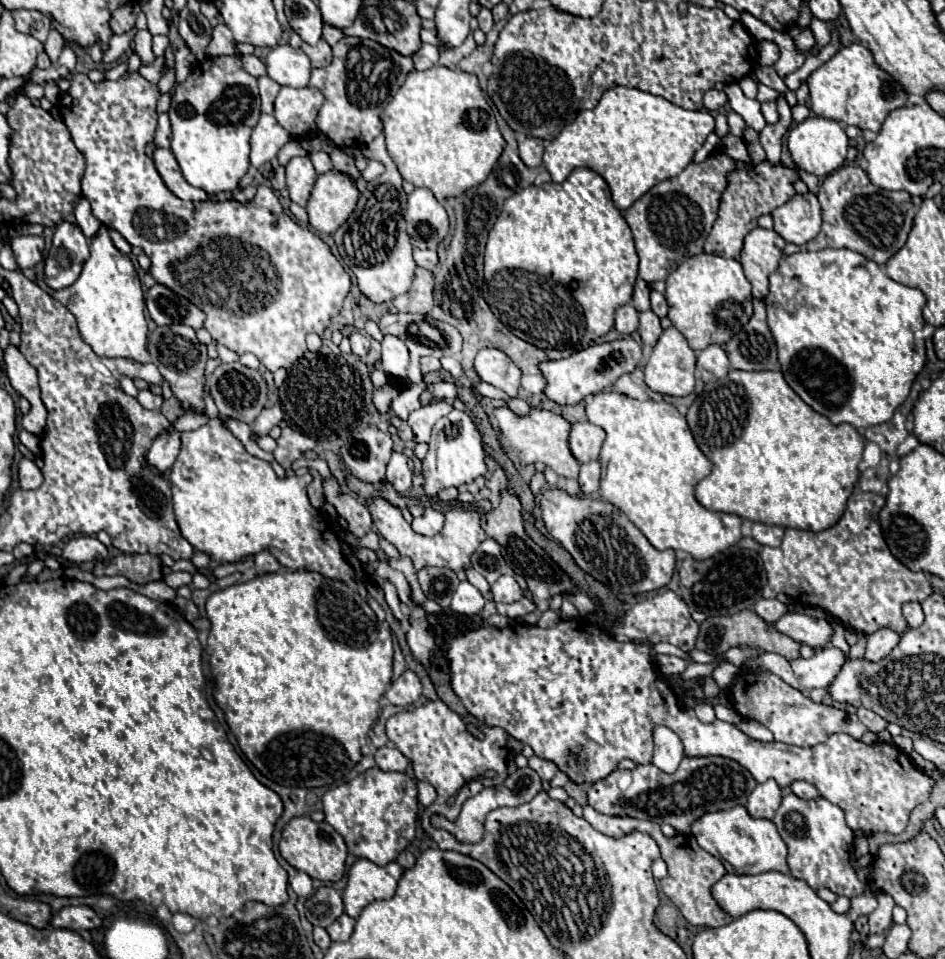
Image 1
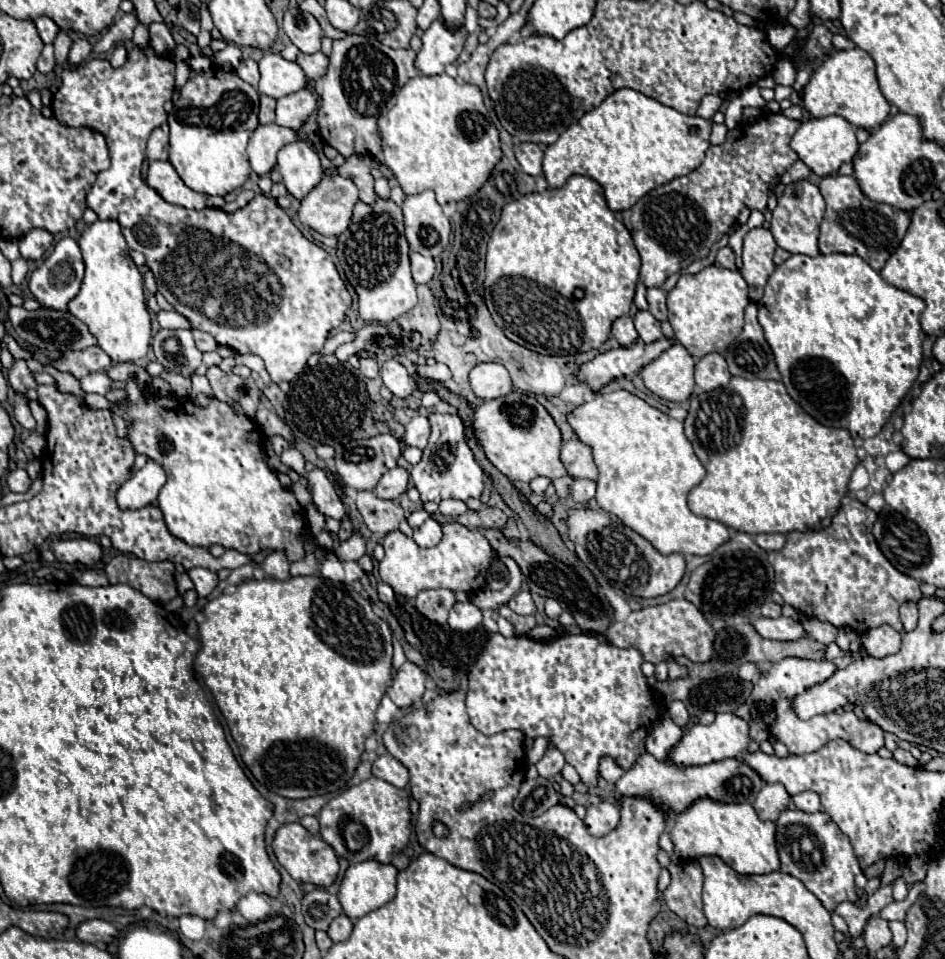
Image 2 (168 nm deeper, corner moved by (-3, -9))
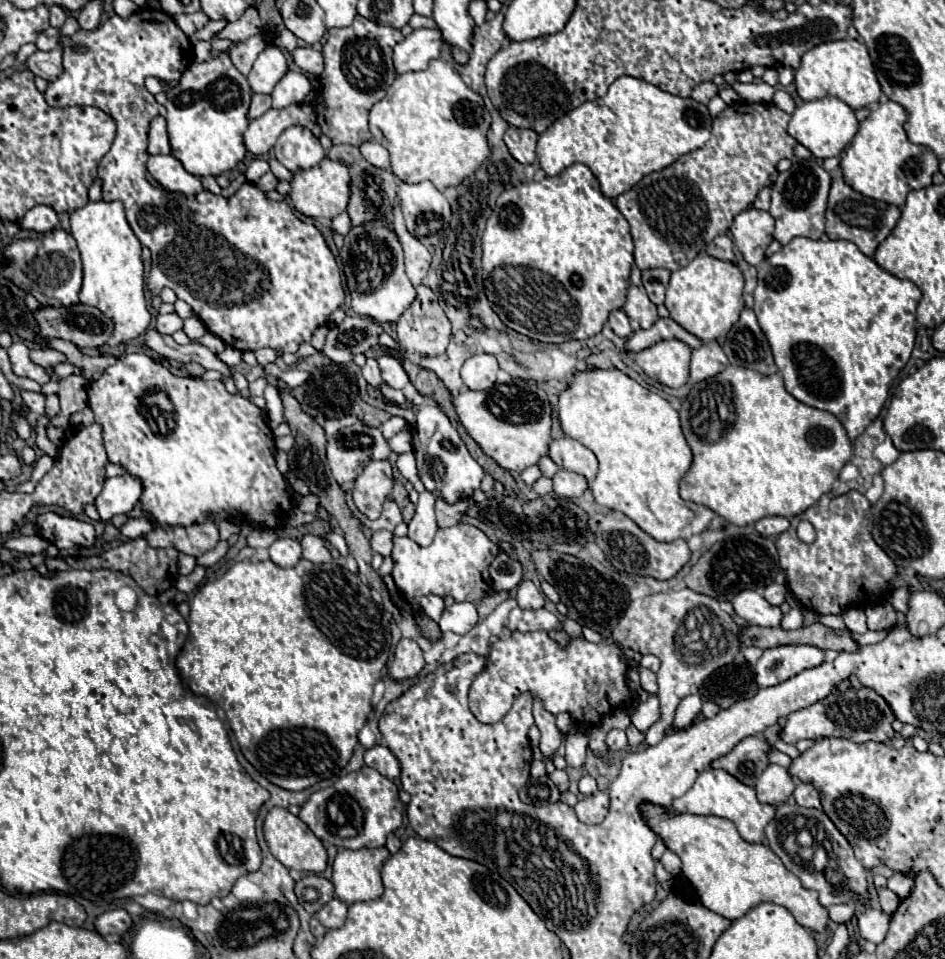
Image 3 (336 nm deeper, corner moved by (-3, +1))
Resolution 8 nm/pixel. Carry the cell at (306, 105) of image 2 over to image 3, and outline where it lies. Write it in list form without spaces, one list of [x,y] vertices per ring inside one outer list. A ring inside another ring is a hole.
[[[287,71],[285,77],[281,77],[281,81],[275,85],[275,89],[271,93],[273,107],[283,109],[287,105],[301,103],[309,91],[311,91],[311,83],[303,73]]]

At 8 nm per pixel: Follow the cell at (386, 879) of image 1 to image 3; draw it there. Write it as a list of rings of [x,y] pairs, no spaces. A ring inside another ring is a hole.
[[[385,847],[377,849],[341,849],[333,861],[333,885],[335,895],[345,903],[371,901],[381,897],[381,859],[385,861],[389,851]]]

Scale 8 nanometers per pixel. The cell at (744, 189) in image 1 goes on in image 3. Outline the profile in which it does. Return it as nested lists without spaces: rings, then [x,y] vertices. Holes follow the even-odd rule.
[[[715,237],[713,243],[707,245],[707,255],[723,261],[733,261],[733,241],[729,237]]]

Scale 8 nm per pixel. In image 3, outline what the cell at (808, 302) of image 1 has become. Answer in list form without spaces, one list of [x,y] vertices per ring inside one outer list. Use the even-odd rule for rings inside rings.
[[[795,237],[791,243],[783,245],[777,253],[773,253],[761,265],[757,265],[757,275],[759,275],[759,281],[757,281],[757,287],[753,291],[753,299],[755,299],[753,311],[757,315],[757,321],[763,329],[769,345],[771,345],[775,363],[779,367],[779,373],[781,373],[783,381],[785,381],[785,389],[795,399],[799,399],[801,403],[833,413],[841,421],[843,429],[847,431],[847,437],[851,441],[855,441],[865,431],[865,427],[879,415],[879,411],[881,411],[881,407],[883,407],[883,403],[889,395],[893,379],[897,377],[901,367],[911,357],[911,351],[913,351],[913,345],[915,345],[915,309],[917,309],[917,303],[921,299],[919,287],[911,281],[903,281],[903,279],[897,279],[895,275],[887,273],[871,257],[863,255],[857,249],[857,245],[853,245],[851,241],[843,241],[843,239],[839,239],[839,241],[831,241],[831,239],[813,241],[813,239],[807,239],[807,237]]]

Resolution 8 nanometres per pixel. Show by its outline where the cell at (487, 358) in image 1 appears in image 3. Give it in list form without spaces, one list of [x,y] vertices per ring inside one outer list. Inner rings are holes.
[[[475,355],[461,367],[461,379],[471,391],[489,389],[497,379],[497,359],[493,355]]]

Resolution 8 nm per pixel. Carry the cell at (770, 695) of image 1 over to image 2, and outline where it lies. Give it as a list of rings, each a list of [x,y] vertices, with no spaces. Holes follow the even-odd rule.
[[[779,699],[773,705],[773,711],[775,711],[775,719],[773,719],[769,731],[775,739],[779,739],[783,745],[787,745],[789,753],[793,753],[793,755],[819,751],[825,743],[829,743],[833,739],[845,739],[863,753],[877,753],[877,749],[883,747],[883,729],[875,723],[857,719],[853,713],[825,713],[825,715],[815,715],[815,717],[803,721],[793,711],[793,699]]]

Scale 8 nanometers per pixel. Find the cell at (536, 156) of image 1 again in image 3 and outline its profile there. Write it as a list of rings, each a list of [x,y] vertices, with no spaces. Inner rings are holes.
[[[509,127],[505,133],[505,145],[509,147],[509,153],[523,165],[535,163],[535,145],[539,135],[533,129],[517,129]]]

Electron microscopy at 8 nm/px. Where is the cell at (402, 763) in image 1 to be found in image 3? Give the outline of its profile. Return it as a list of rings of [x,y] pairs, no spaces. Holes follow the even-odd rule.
[[[375,745],[365,751],[365,765],[371,769],[377,769],[383,777],[397,779],[401,775],[401,767],[397,757],[385,747],[385,745]]]

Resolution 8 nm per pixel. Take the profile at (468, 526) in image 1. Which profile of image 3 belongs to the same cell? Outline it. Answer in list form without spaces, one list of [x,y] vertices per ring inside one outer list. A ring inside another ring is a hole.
[[[457,523],[453,527],[439,529],[429,549],[419,547],[409,537],[395,537],[391,553],[395,567],[391,575],[397,587],[409,599],[437,595],[437,597],[453,597],[457,603],[463,601],[477,603],[491,591],[487,567],[491,565],[497,553],[499,545],[495,545],[483,531],[467,523]]]

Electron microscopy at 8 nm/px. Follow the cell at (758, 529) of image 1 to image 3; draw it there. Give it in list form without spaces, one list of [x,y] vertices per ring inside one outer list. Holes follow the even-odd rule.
[[[763,517],[755,523],[755,529],[763,535],[763,537],[771,537],[771,535],[779,535],[785,529],[789,529],[789,519],[785,517]]]

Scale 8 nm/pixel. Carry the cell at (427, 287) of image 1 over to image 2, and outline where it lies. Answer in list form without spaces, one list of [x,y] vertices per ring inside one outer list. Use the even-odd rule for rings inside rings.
[[[417,285],[417,293],[419,293],[419,303],[411,311],[401,315],[397,323],[403,329],[419,331],[427,341],[431,341],[439,333],[439,319],[433,303],[433,293],[427,285]]]

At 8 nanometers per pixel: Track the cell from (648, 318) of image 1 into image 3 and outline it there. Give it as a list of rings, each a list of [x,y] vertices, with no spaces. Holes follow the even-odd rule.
[[[629,285],[627,289],[627,301],[623,305],[623,311],[629,319],[633,319],[641,329],[649,329],[657,319],[657,307],[649,301],[647,293],[635,285]]]

